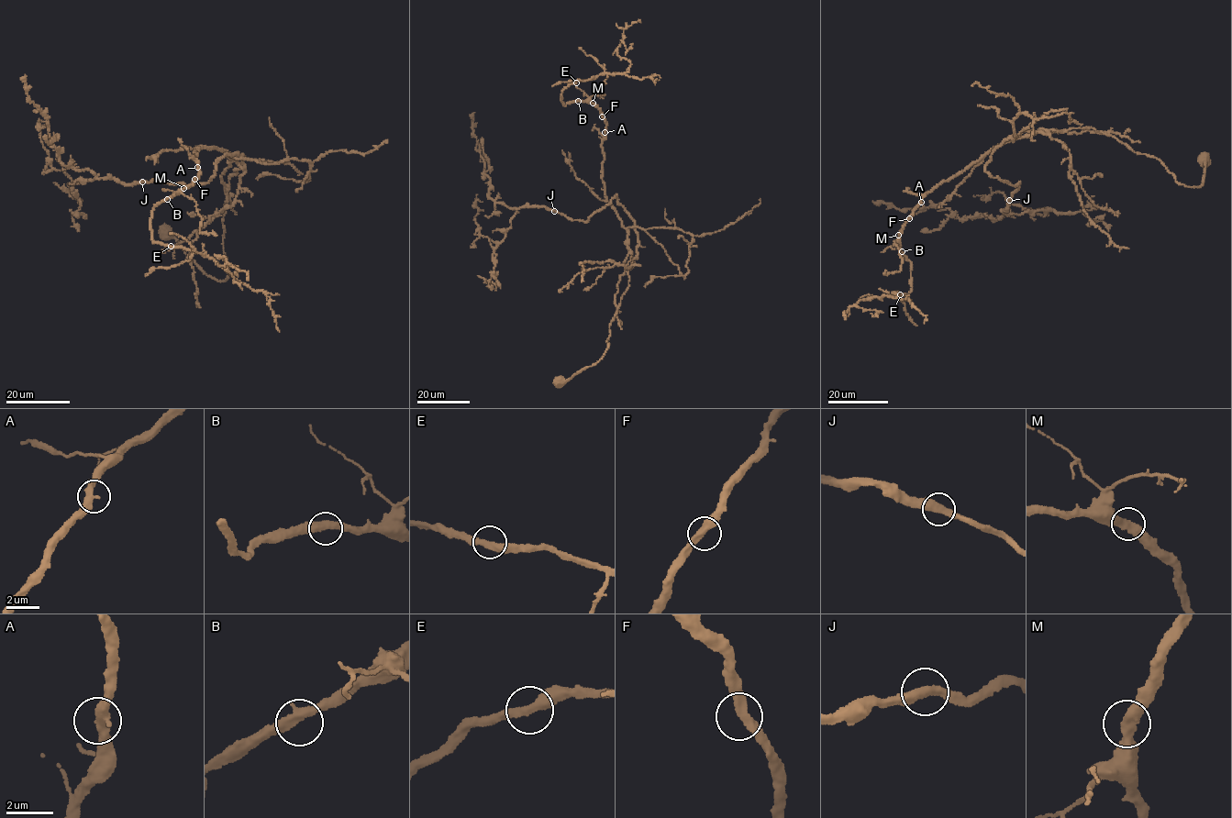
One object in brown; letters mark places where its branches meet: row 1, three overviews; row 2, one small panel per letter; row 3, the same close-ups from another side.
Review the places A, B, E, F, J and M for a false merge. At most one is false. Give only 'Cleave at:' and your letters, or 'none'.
Cleave at: none

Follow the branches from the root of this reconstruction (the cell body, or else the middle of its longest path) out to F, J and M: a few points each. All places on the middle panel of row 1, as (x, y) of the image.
F: (559, 381), (602, 358), (634, 262), (627, 231), (605, 194), (602, 116)
J: (559, 381), (595, 364), (607, 348), (638, 237), (616, 195), (586, 221), (554, 211)
M: (559, 381), (602, 358), (634, 262), (627, 231), (605, 194), (605, 119), (593, 103)

